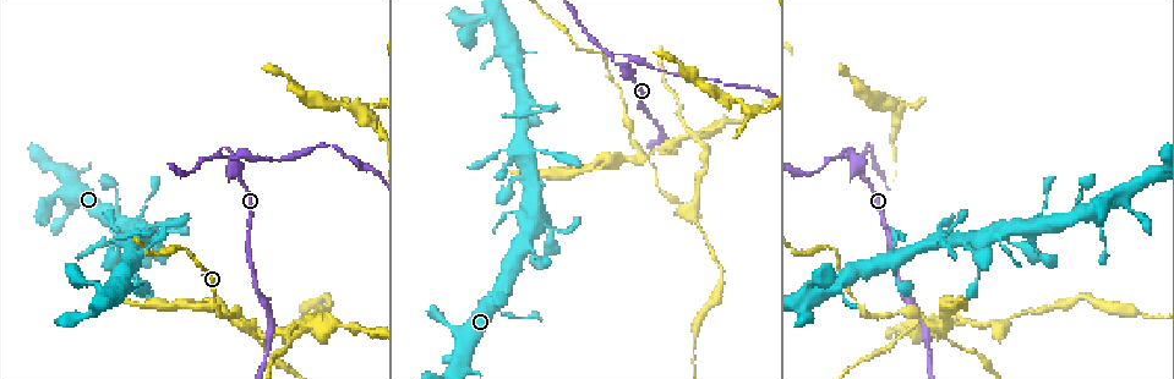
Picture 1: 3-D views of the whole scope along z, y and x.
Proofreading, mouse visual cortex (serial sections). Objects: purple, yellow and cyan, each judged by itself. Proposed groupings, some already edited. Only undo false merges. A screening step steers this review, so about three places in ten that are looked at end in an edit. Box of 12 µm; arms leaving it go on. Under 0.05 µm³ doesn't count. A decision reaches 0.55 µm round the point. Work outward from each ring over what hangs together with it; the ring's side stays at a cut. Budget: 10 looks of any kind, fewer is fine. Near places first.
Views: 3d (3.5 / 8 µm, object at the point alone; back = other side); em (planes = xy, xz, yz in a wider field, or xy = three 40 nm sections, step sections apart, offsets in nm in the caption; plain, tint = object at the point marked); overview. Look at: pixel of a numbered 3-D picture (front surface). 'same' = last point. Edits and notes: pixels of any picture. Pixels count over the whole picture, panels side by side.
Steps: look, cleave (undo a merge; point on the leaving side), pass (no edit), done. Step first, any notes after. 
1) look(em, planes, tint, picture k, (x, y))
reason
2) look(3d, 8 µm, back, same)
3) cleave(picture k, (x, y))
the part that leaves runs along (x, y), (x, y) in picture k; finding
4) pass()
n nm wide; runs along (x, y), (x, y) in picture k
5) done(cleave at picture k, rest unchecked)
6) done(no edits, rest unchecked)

look(3d, 3.5 µm, picture 1, (1137, 213))

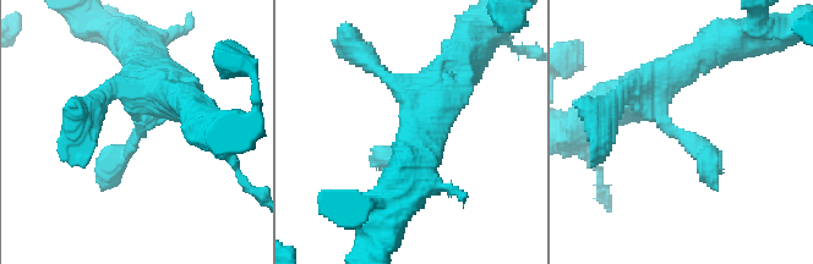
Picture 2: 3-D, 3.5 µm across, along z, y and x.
look(em, xy, step 5, tint, picture 2, (137, 133))

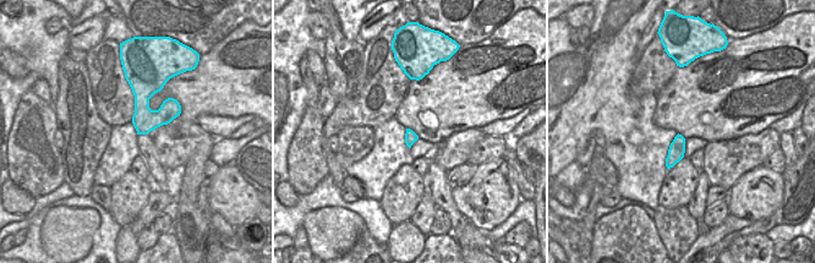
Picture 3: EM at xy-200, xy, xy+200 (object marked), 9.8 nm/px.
look(em, xy, step 1, tint, same)
cut it another way

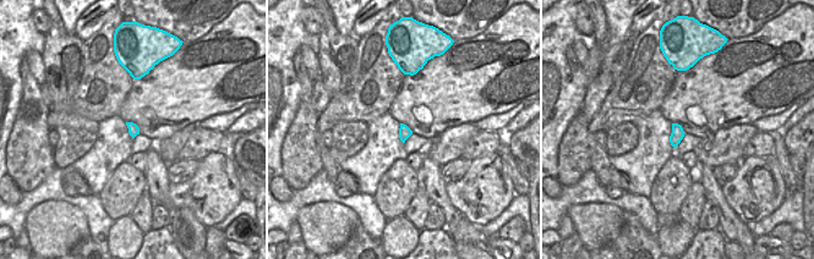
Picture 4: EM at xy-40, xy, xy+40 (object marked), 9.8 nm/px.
pass()
runs along (636, 97), (696, 142), (716, 191) in picture 2; one cell here

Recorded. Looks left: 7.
look(3d, 3.5 µm, back, picture 1, (542, 108))
sharp bend

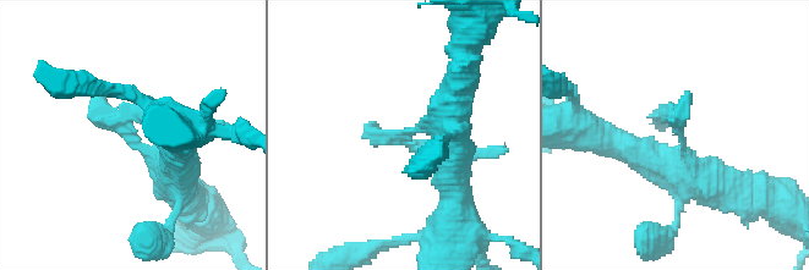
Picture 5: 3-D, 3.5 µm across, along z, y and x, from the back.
look(em, xy, step 1, tint, picture 5, (129, 132))

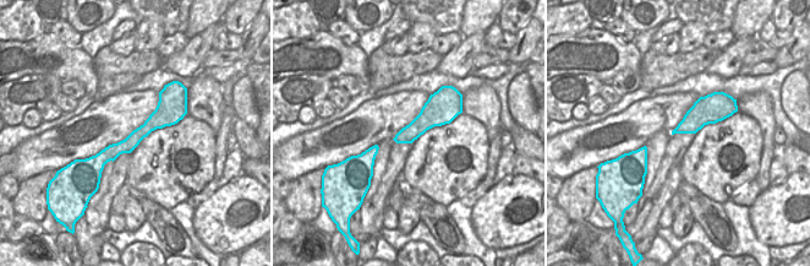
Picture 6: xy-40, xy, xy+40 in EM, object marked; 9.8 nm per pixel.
look(em, xy, step 2, tint, same)

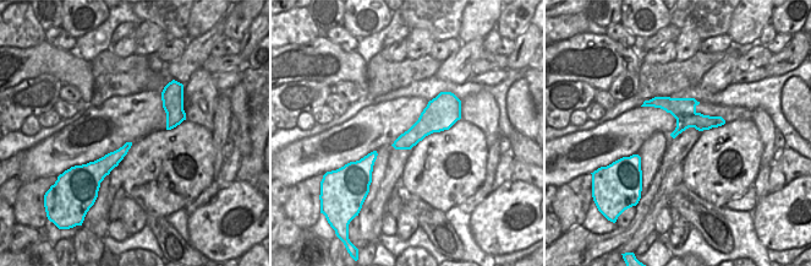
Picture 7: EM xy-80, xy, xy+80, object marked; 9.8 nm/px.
pass()
runs along (181, 174), (125, 125), (189, 117) in picture 5; all the same cell

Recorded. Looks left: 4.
look(3d, 3.5 µm, picture 1, (944, 329))
sudden change in width

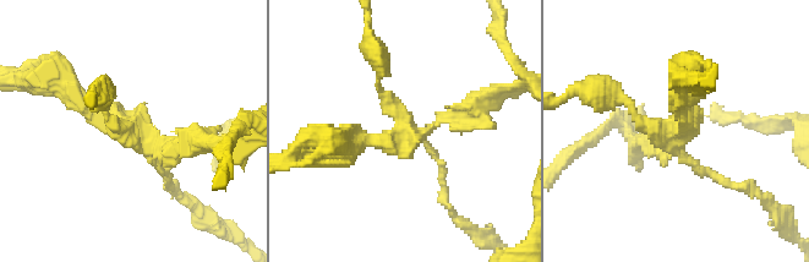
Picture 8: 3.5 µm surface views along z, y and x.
look(em, xy, step 5, tint, picture 8, (403, 130))
4 arms; arms of 100, 100, 200, 200 nm

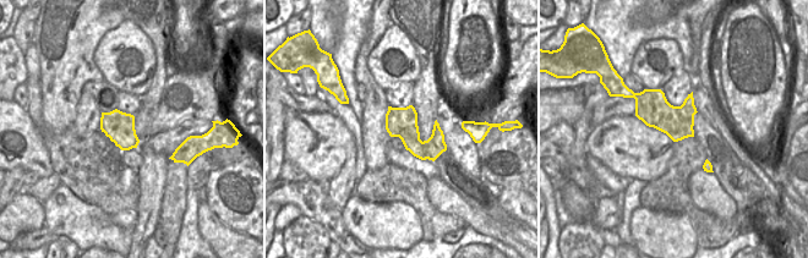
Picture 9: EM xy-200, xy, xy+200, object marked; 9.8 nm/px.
cleave(picture 8, (460, 127))
the part that leaves runs along (404, 129), (426, 132), (502, 88) in picture 8; a second cell is stuck on

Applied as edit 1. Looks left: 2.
done(cleave at picture 8, rest unchecked)

